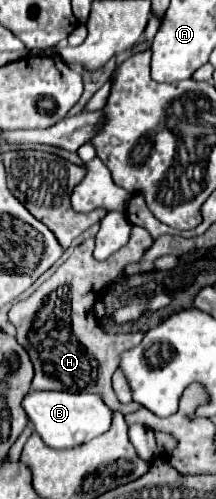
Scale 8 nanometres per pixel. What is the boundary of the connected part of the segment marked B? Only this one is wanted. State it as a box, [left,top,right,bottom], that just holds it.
[21,391,111,449]

